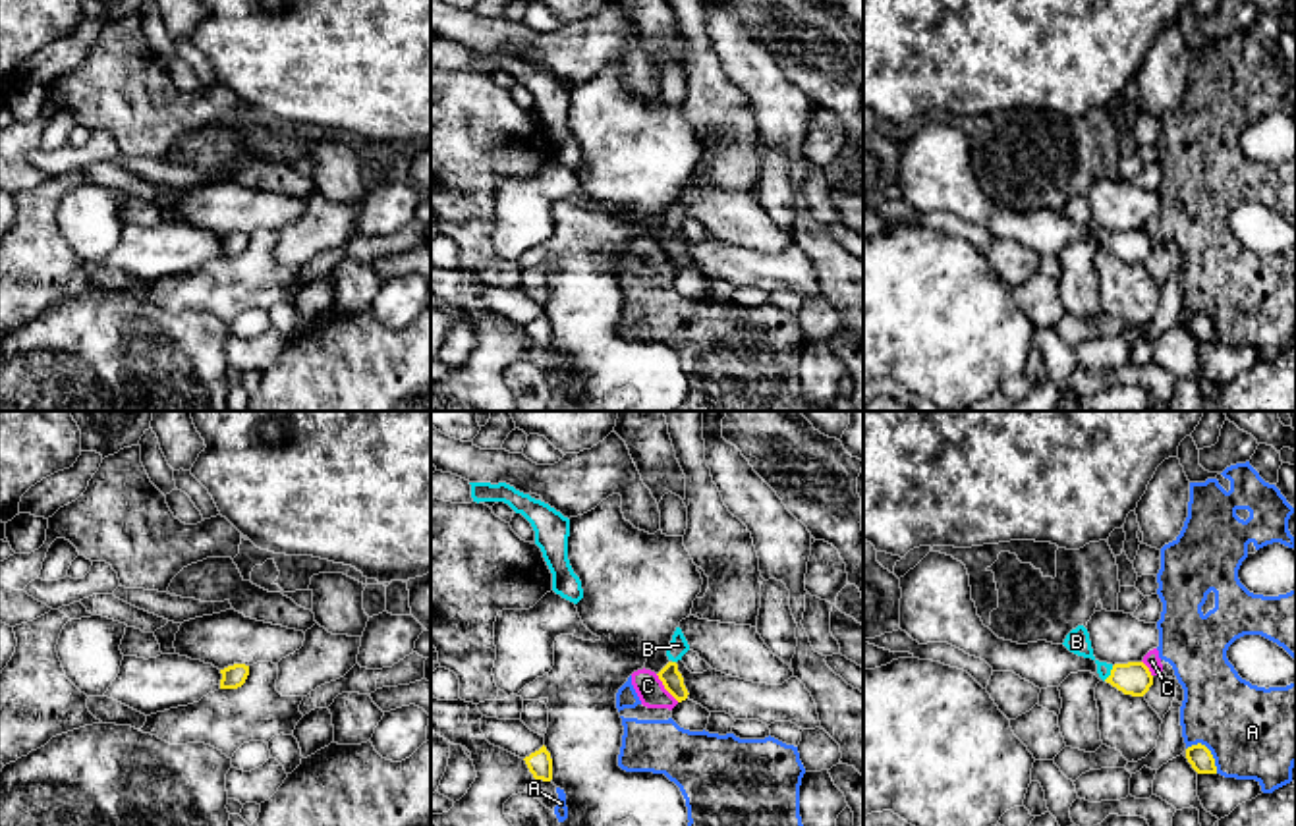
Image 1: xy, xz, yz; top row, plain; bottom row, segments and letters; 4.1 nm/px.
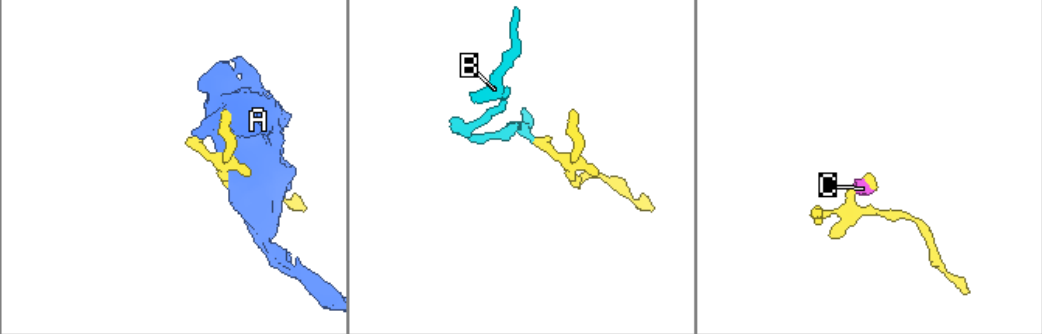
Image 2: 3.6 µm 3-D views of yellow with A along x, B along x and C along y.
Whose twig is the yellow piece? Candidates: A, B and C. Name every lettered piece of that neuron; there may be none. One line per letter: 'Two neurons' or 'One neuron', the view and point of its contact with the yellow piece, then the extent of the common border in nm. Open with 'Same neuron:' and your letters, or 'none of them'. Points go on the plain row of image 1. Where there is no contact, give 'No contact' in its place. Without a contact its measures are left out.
Same neuron: B
A: Two neurons. Touches yellow at yz (1210, 319). Shared border 170 nm
B: One neuron. Touches yellow at yz (1111, 242). Shared border 80 nm
C: Two neurons. Touches yellow at xz (665, 255). Shared border 160 nm

